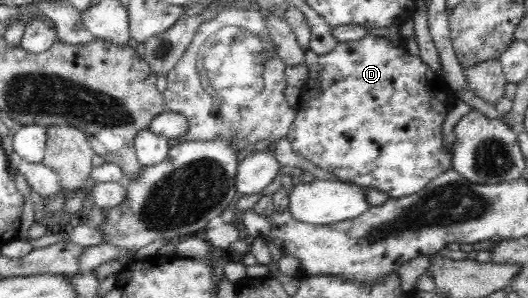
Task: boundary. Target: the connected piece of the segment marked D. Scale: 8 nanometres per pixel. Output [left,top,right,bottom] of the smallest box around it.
[287,35,457,199]

